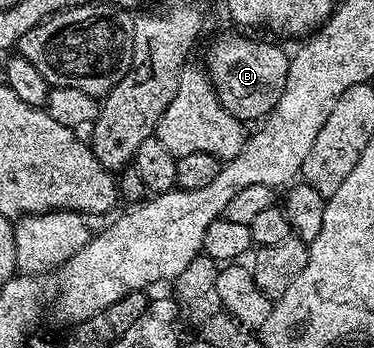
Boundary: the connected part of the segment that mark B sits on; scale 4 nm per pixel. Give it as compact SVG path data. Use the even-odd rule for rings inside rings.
M222 36L214 44L208 75L228 114L243 122L261 121L273 112L288 82L290 56L278 44L260 44L246 36Z

